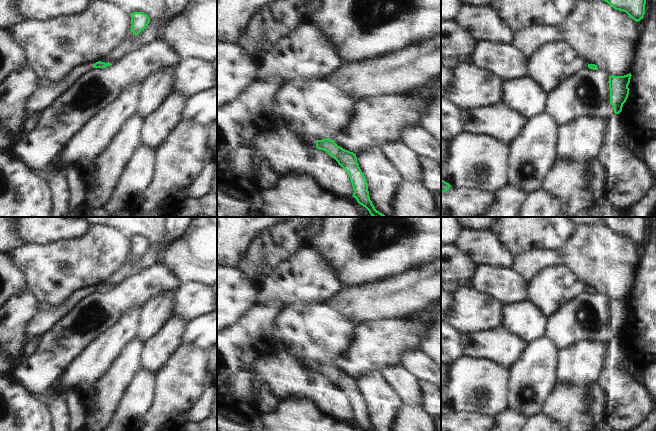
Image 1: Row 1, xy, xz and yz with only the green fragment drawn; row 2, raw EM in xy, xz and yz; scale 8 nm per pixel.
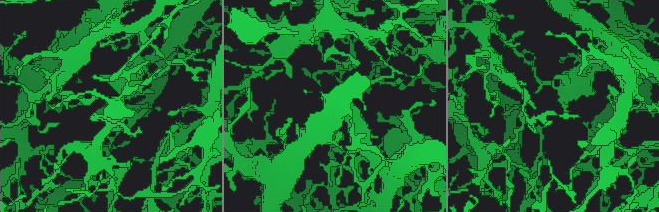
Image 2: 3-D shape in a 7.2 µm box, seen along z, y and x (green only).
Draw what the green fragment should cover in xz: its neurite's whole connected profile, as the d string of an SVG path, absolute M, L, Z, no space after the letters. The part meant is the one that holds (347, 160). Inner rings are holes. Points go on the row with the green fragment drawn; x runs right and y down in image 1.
M303 135L303 141L309 146L316 146L317 149L326 151L332 158L334 158L338 164L346 170L350 177L352 187L354 190L353 197L357 202L365 207L372 217L392 217L385 216L377 211L372 204L369 197L368 183L364 174L362 173L356 154L338 146L334 140L329 138L318 140L317 138Z

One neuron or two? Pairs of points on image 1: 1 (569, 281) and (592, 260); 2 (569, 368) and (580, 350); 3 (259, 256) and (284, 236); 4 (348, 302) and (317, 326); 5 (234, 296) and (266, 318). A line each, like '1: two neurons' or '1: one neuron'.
1: two neurons
2: one neuron
3: one neuron
4: two neurons
5: two neurons

